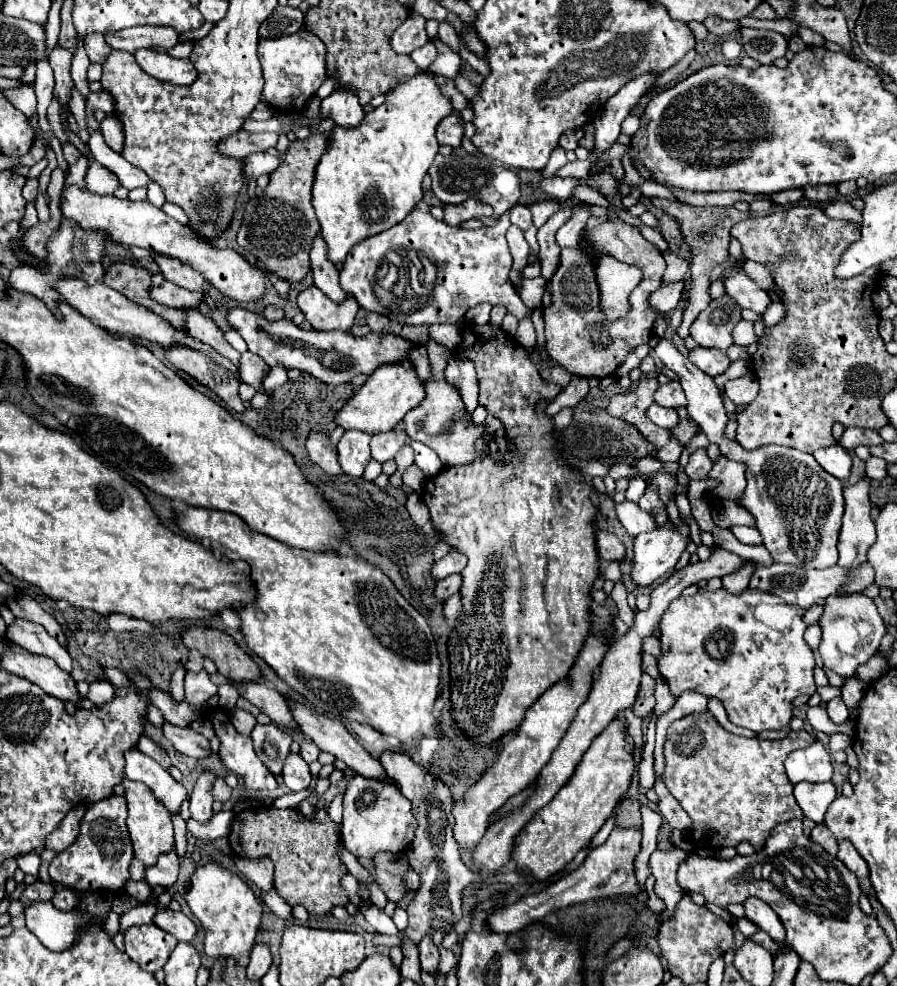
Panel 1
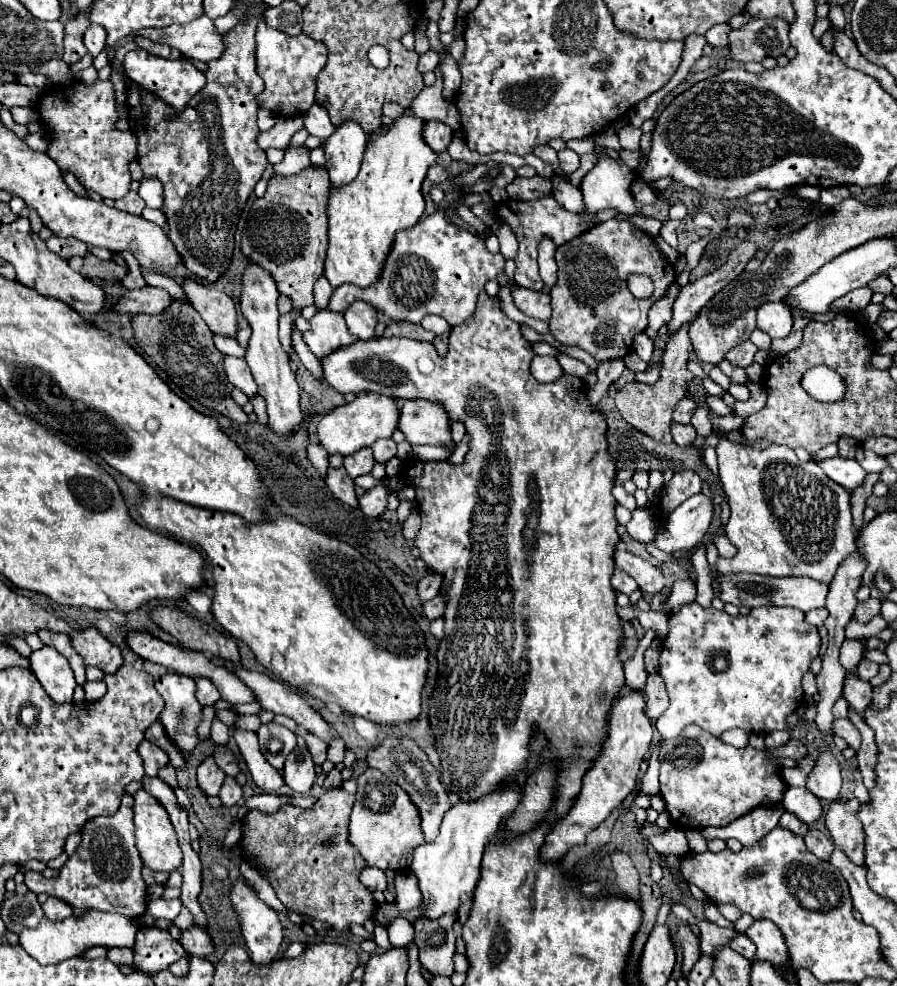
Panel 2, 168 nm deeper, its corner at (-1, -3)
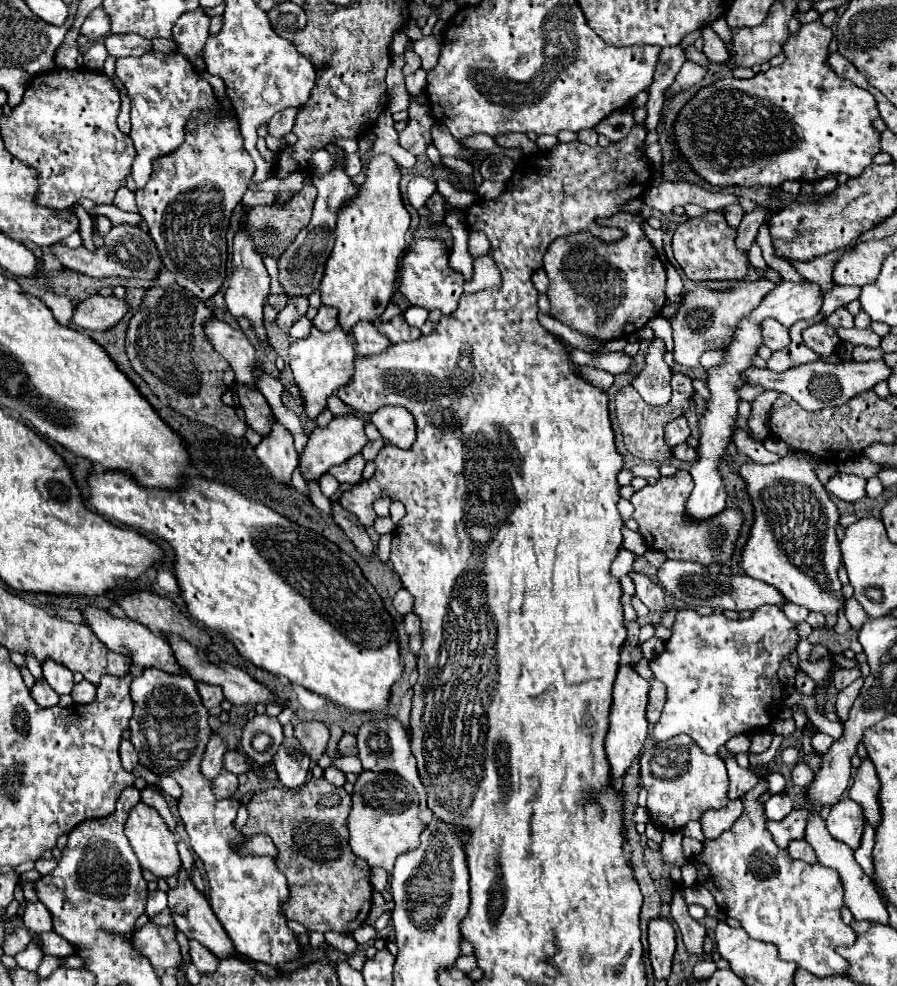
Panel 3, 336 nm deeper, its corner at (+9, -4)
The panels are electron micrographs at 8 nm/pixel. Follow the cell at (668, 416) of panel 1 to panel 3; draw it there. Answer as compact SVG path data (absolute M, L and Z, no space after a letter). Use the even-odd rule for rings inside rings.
M682 443L682 445L678 445L678 449L674 449L674 457L680 461L686 461L686 463L692 463L692 461L696 461L698 455L688 443Z

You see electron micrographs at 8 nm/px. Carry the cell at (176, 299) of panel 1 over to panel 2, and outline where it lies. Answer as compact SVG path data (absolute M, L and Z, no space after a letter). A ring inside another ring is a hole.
M144 286L140 290L128 290L116 310L122 314L162 314L172 304L172 296L156 286Z

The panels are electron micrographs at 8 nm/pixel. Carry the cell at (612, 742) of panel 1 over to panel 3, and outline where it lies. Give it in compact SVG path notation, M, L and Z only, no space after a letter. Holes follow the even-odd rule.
M620 665L614 691L612 691L612 709L610 709L610 729L606 735L606 755L612 767L612 779L618 779L626 773L632 759L642 751L642 745L648 735L648 721L646 721L646 703L648 703L650 683L642 679L634 665Z

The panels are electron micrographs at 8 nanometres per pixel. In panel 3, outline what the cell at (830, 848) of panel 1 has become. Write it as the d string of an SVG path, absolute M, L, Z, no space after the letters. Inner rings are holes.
M806 839L792 841L788 845L788 853L790 853L792 859L800 859L800 861L806 861L806 863L816 863L816 853Z

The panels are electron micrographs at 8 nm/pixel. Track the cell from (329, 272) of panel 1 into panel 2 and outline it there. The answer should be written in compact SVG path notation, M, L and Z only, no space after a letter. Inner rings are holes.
M352 302L344 310L344 320L350 330L360 340L370 340L376 328L376 310L364 302Z

